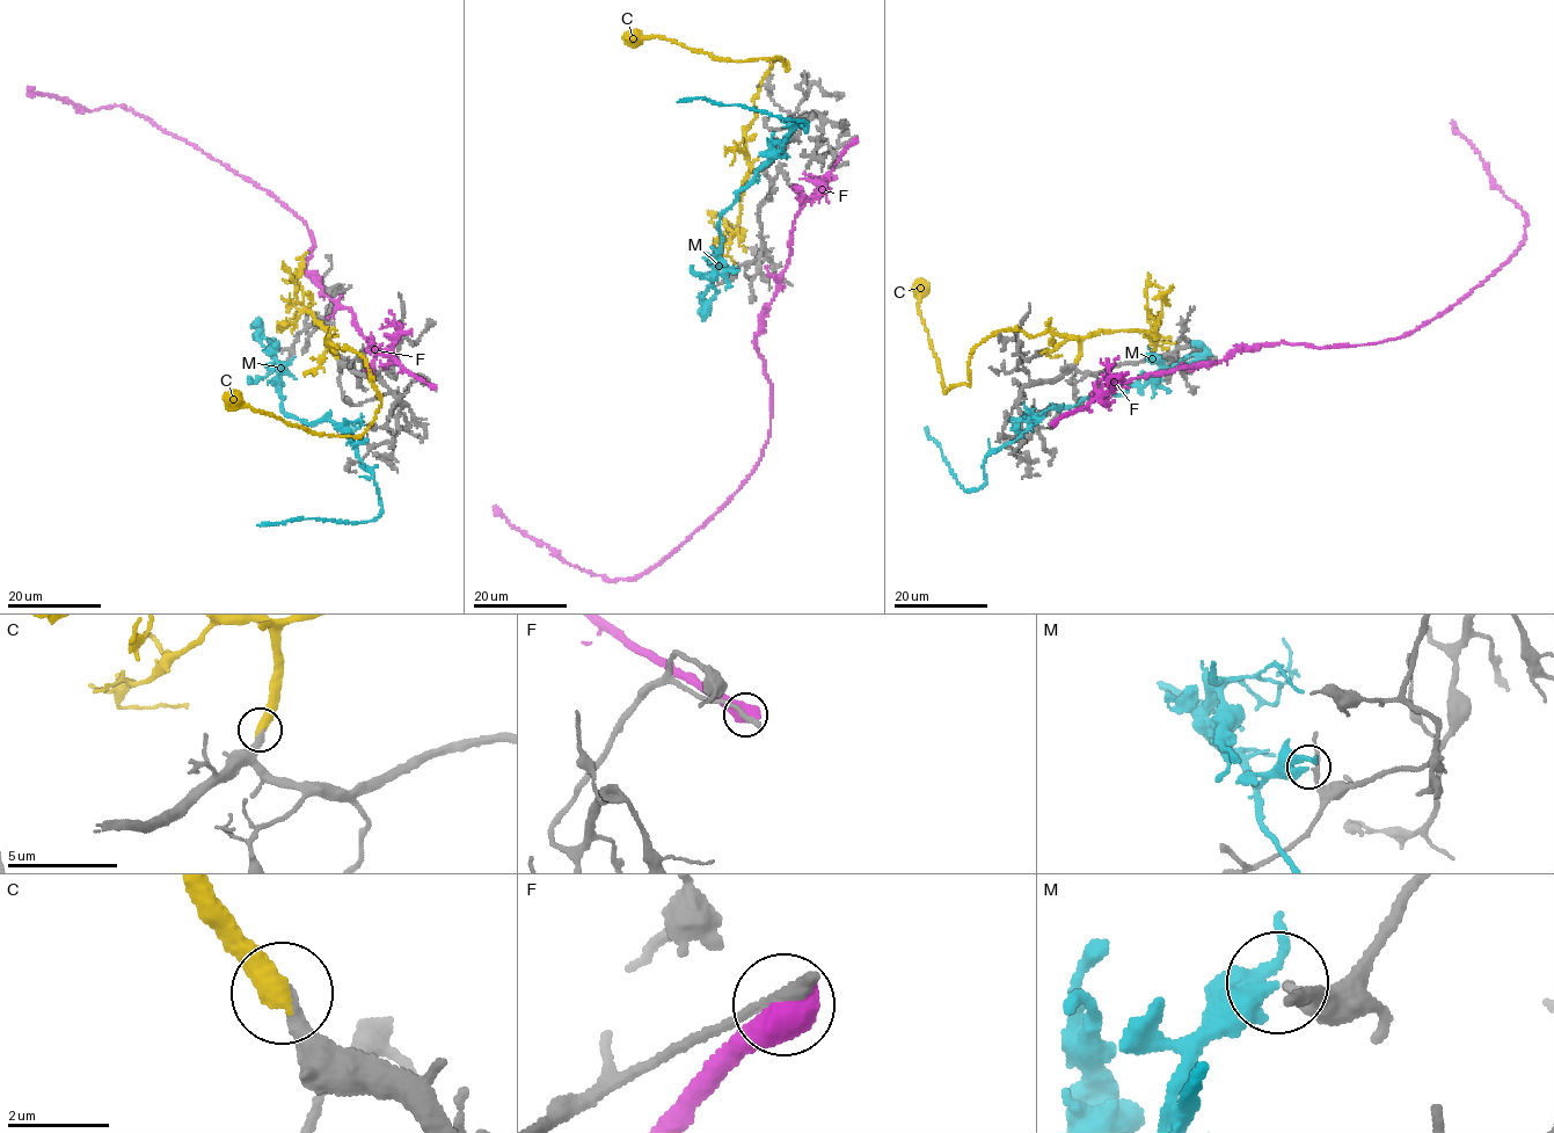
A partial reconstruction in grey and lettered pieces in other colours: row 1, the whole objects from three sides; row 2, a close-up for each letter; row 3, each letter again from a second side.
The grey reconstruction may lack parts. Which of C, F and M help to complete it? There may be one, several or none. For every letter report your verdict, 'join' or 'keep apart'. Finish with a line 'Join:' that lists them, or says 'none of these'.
C: join
F: keep apart
M: keep apart
Join: C

